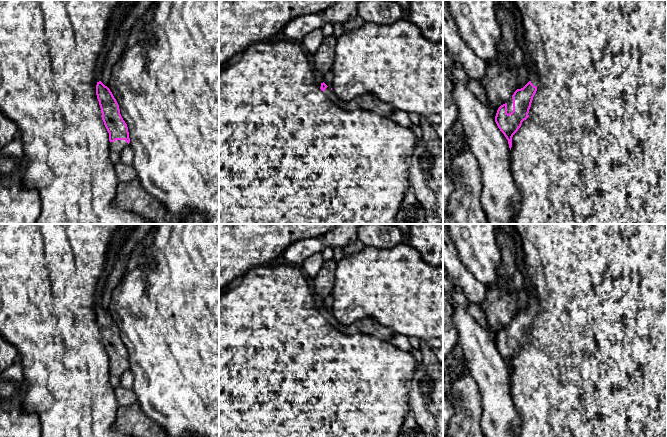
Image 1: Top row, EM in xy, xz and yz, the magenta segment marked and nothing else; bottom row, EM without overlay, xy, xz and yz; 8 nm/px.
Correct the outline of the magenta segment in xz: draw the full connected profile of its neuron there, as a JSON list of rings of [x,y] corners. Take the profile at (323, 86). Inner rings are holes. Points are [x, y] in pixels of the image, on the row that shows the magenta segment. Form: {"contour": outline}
{"contour": [[[324,82],[318,85],[319,88],[325,93],[330,101],[339,106],[345,111],[355,111],[358,109],[372,111],[379,115],[389,118],[396,110],[391,104],[379,100],[373,94],[365,94],[350,101],[340,99],[335,92],[328,87]]]}

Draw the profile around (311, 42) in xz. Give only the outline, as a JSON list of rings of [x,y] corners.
[[[322,28],[316,29],[304,36],[301,40],[304,50],[307,54],[315,54],[324,40]]]

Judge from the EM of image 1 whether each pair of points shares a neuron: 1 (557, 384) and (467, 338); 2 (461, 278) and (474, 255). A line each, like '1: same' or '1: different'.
1: different
2: different

